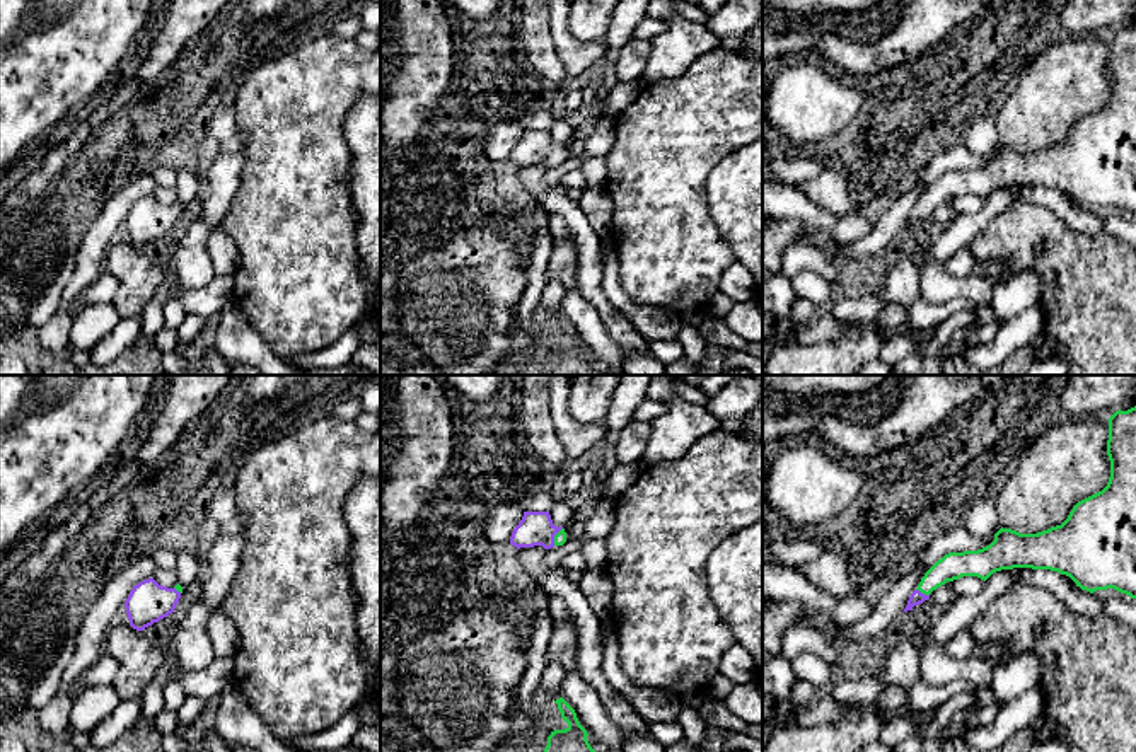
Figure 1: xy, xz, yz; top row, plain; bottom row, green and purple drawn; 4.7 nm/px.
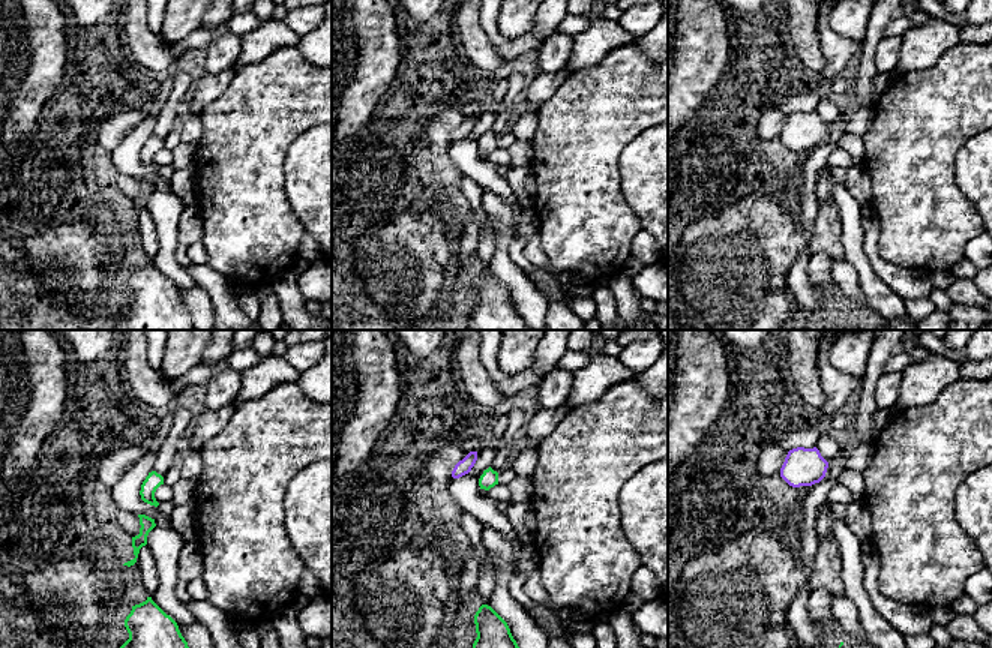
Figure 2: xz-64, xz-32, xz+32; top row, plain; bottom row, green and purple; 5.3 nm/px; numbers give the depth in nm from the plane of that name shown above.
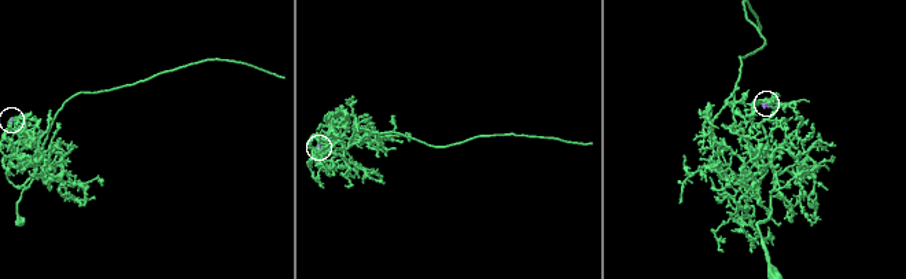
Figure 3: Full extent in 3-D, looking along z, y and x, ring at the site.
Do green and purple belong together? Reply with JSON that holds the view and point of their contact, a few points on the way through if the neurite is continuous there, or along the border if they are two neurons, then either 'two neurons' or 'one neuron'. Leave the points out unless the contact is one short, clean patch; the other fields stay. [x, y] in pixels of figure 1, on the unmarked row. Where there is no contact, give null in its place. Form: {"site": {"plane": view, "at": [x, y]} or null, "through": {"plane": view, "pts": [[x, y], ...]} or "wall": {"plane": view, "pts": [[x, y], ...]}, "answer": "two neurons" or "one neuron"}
{"site": {"plane": "yz", "at": [923, 210]}, "through": {"plane": "yz", "pts": [[952, 185], [944, 188], [923, 210], [916, 215]]}, "answer": "one neuron"}

